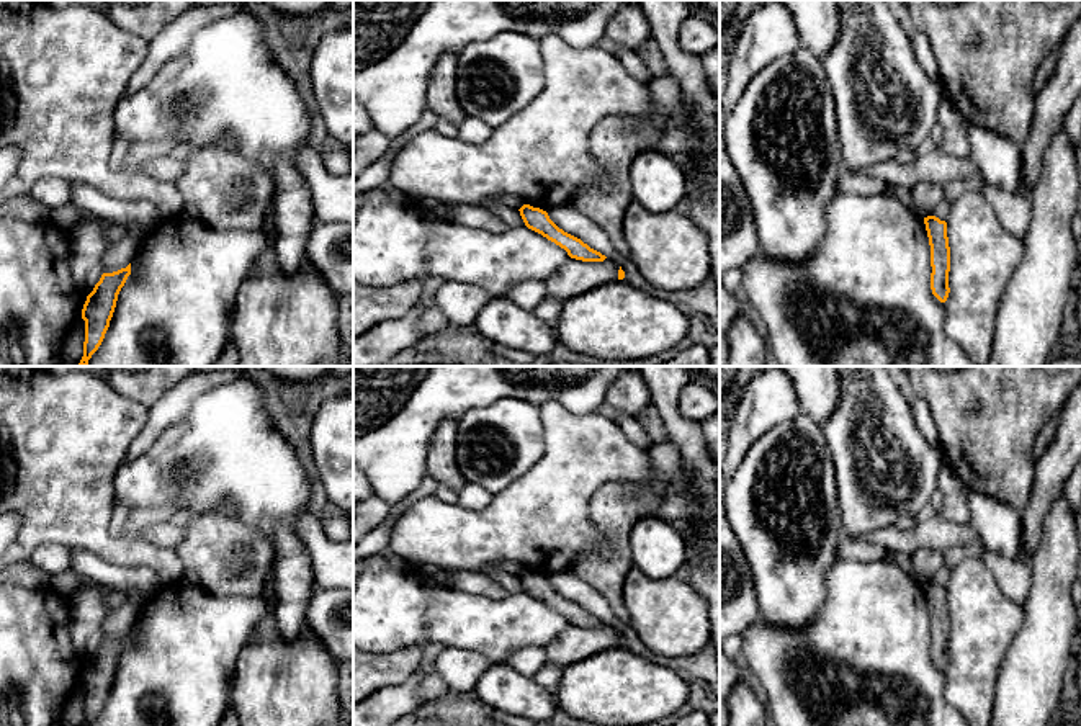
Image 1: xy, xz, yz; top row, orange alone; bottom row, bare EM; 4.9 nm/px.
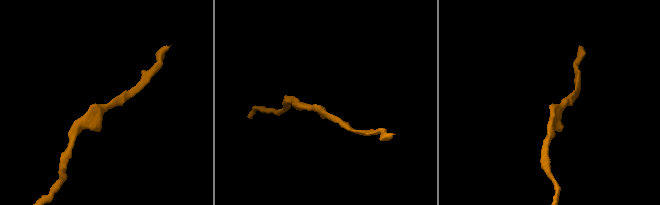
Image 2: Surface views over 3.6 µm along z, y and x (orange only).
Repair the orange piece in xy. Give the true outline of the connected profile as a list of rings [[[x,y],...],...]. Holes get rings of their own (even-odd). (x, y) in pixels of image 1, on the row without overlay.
[[[131,630],[113,639],[103,639],[82,675],[85,708],[82,726],[90,726],[101,711],[113,683],[118,661],[131,641]]]

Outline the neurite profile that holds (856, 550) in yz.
[[[841,536],[837,543],[837,559],[873,562],[891,558],[890,553],[863,540]]]

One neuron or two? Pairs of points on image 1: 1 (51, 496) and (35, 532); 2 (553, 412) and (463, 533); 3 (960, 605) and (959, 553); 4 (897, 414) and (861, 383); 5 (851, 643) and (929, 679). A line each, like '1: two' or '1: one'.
1: one
2: one
3: two
4: one
5: one

